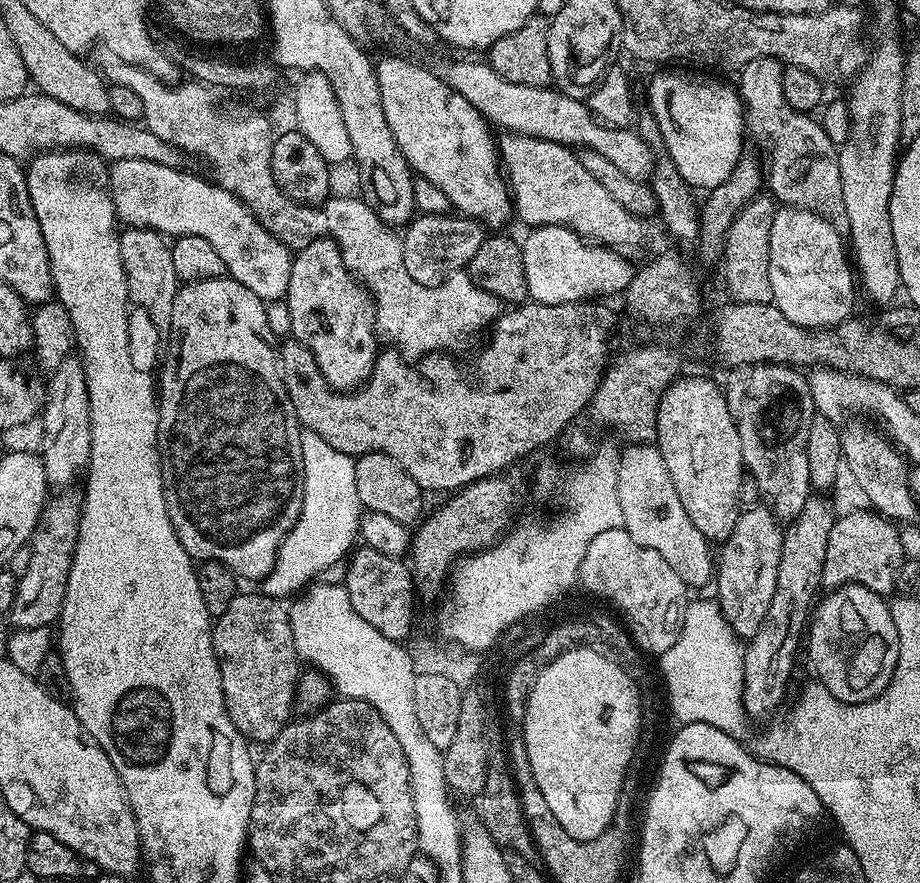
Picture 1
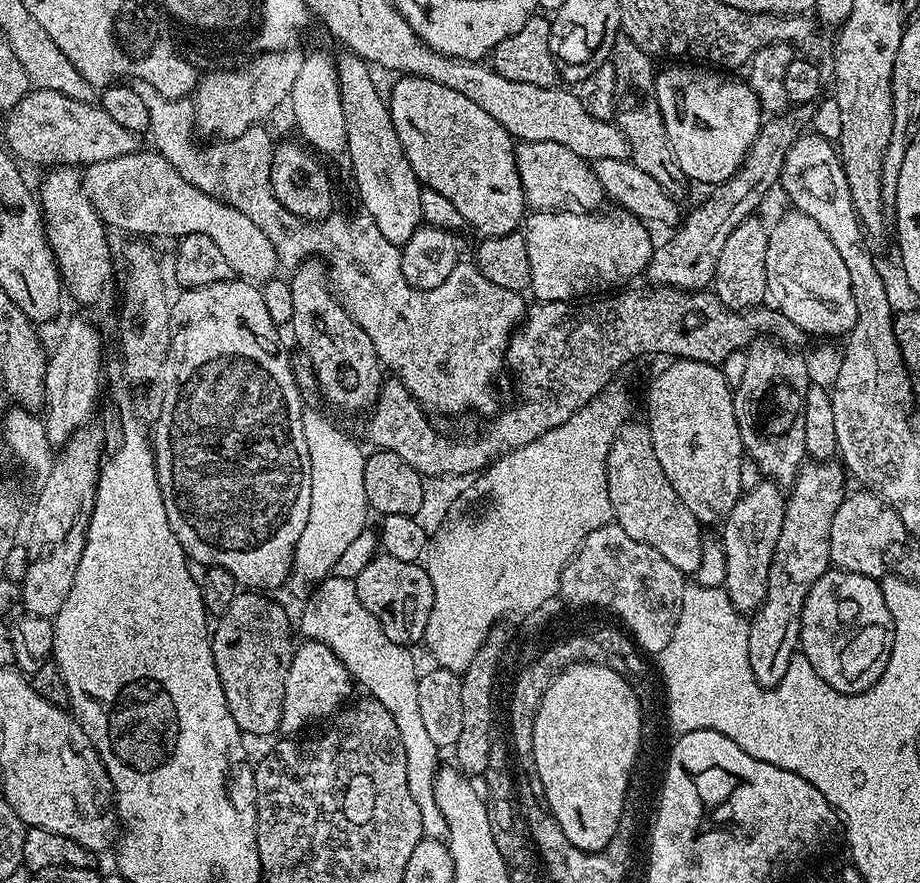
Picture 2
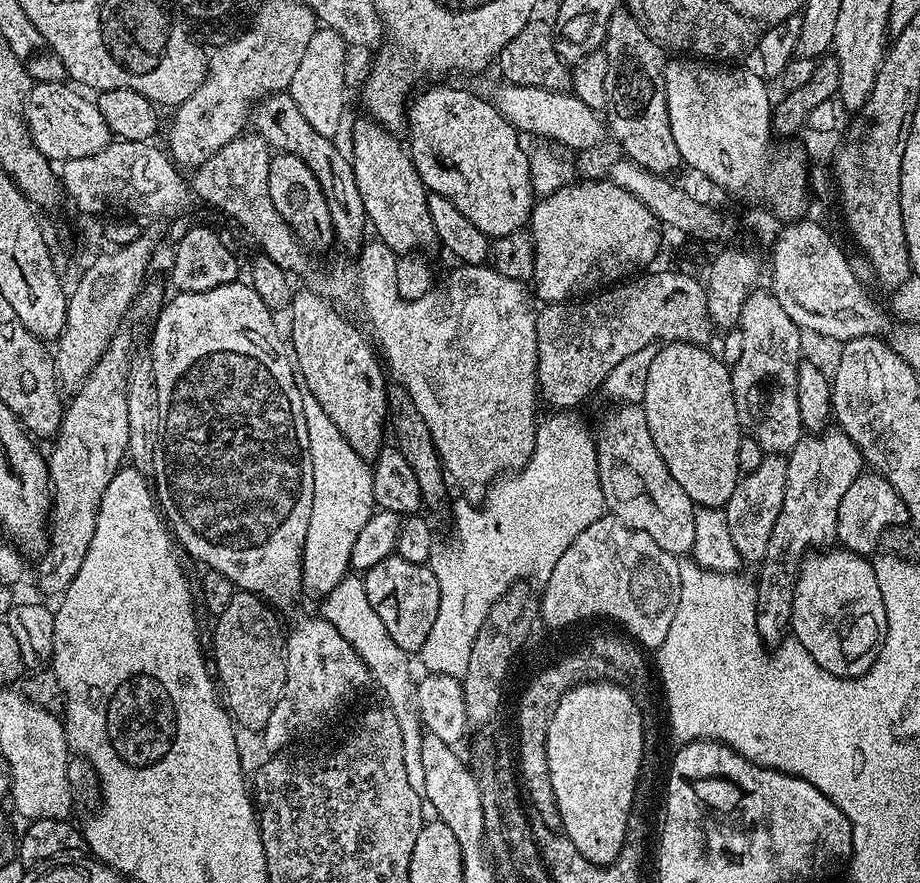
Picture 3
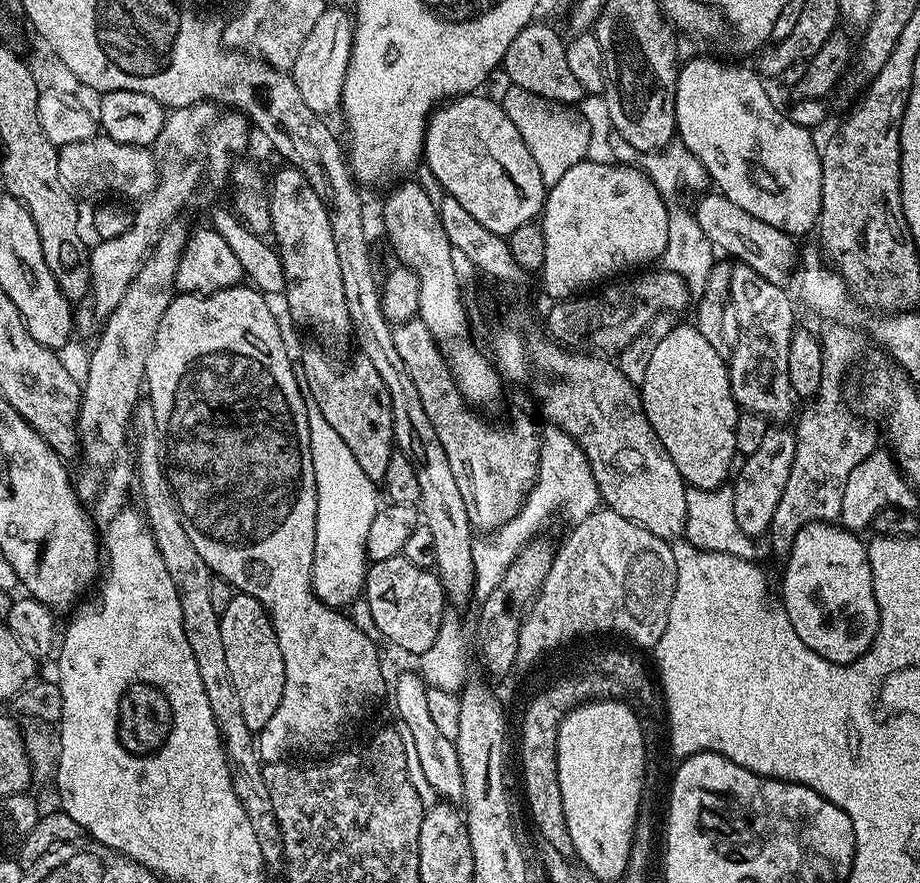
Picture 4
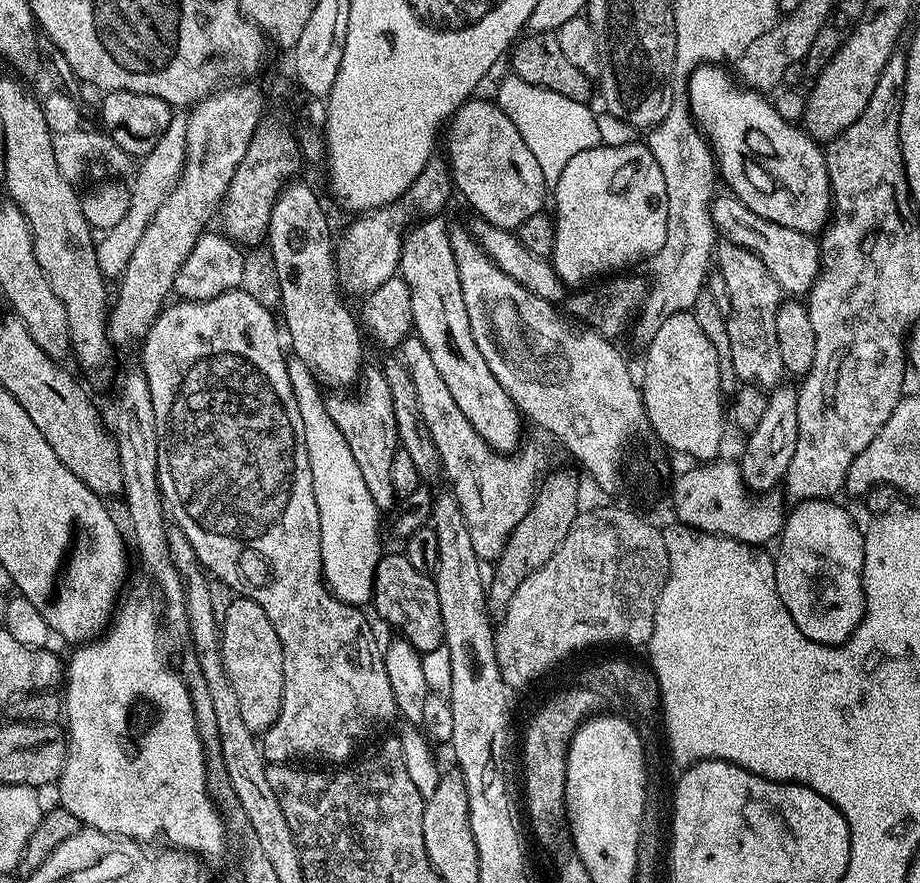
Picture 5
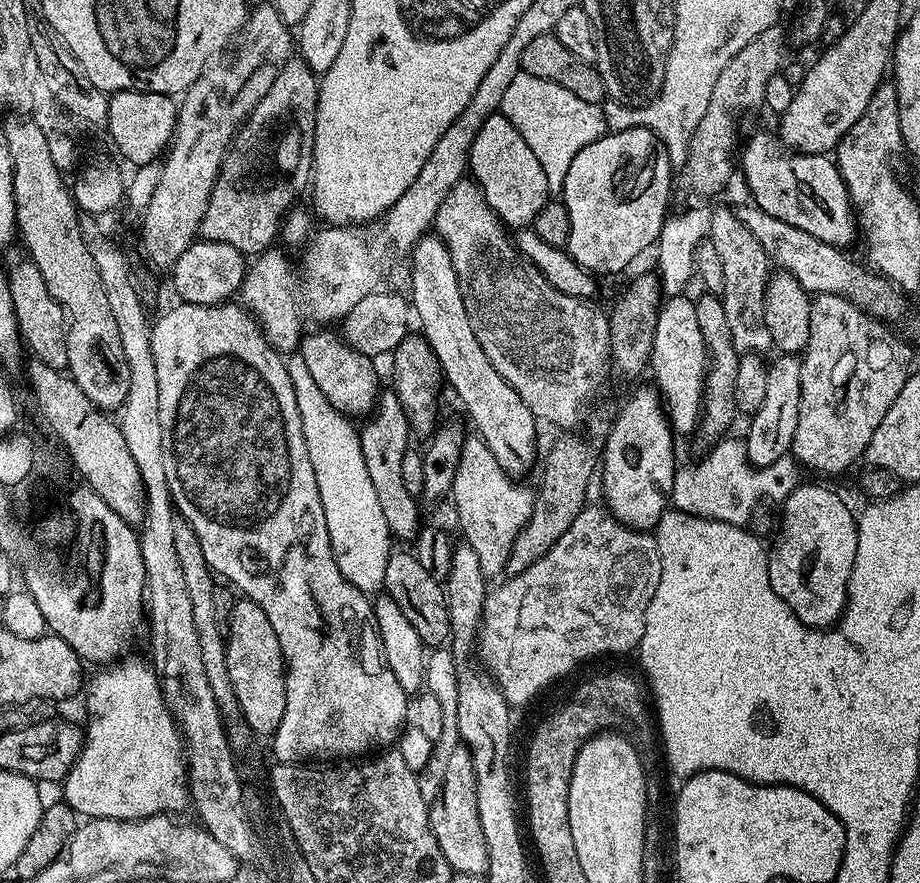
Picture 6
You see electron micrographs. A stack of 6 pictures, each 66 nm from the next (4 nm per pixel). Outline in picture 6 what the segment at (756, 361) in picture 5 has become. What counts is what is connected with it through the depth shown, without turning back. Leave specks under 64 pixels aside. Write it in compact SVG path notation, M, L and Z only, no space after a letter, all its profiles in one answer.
M712 208L710 212L710 230L708 240L716 251L716 260L720 263L720 280L724 283L724 292L720 296L726 310L726 323L730 325L730 338L734 338L736 351L764 354L772 348L770 330L766 330L764 317L764 299L770 275L770 261L762 242L746 230L735 211L728 208Z

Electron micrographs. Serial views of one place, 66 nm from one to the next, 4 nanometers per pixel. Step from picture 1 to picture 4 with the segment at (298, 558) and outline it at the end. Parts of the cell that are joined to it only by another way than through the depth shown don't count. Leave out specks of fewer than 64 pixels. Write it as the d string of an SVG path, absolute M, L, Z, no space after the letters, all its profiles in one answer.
M305 395L304 405L310 430L310 458L314 462L318 502L314 526L312 592L326 606L344 610L355 604L364 591L370 563L366 554L366 534L370 534L370 522L378 519L379 512L376 511L380 508L381 497L378 495L377 481L366 478L350 446L342 442L334 426L330 426L322 410L318 410L318 402L314 402L312 396Z

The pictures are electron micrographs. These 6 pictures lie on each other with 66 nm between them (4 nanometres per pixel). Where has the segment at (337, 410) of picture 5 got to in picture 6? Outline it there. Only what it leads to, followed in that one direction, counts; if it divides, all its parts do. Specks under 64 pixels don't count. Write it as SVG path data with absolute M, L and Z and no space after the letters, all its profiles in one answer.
M391 390L384 391L379 393L374 411L358 428L362 458L366 458L366 470L370 474L370 483L374 485L374 494L378 494L378 503L382 506L382 515L386 518L388 531L397 541L412 542L422 527L422 521L420 521L421 505L417 497L412 496L402 482L402 454L410 450L408 444L410 429L396 393Z

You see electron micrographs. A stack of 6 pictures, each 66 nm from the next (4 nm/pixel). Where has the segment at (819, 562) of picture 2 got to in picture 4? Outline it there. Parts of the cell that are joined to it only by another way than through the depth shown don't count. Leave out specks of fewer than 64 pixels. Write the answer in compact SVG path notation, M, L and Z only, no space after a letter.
M832 336L822 340L822 347L822 382L814 399L805 403L808 405L794 427L794 466L790 466L786 490L782 498L778 498L778 510L774 510L772 526L766 533L766 540L772 543L773 550L780 558L787 557L802 526L839 521L842 490L846 490L846 478L850 478L850 470L854 470L858 462L865 460L878 448L875 434L859 420L859 415L852 416L851 407L848 409L844 405L844 375L852 364L851 350L844 348L843 342Z

